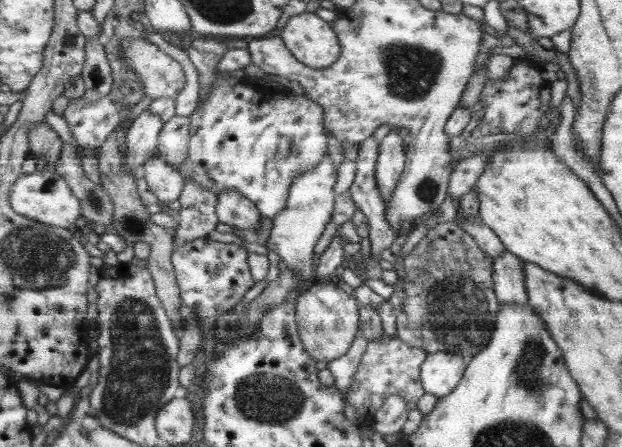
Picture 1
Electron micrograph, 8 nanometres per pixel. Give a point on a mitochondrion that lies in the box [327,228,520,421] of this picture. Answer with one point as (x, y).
(455, 308)

